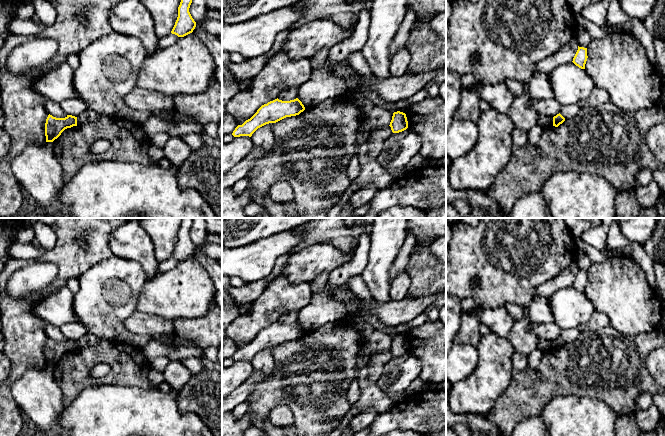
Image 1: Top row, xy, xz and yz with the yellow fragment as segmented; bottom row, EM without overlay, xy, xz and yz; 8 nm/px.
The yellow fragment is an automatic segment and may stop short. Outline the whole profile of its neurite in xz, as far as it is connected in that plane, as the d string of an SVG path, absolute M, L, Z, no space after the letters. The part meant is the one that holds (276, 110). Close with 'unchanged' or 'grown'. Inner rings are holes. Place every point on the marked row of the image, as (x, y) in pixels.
M277 98L262 105L250 119L242 125L238 125L232 135L251 137L258 128L269 123L276 123L286 117L299 115L304 110L305 107L298 98L290 101L282 101Z; unchanged

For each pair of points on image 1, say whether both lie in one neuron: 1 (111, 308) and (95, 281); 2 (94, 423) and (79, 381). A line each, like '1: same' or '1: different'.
1: same
2: different

